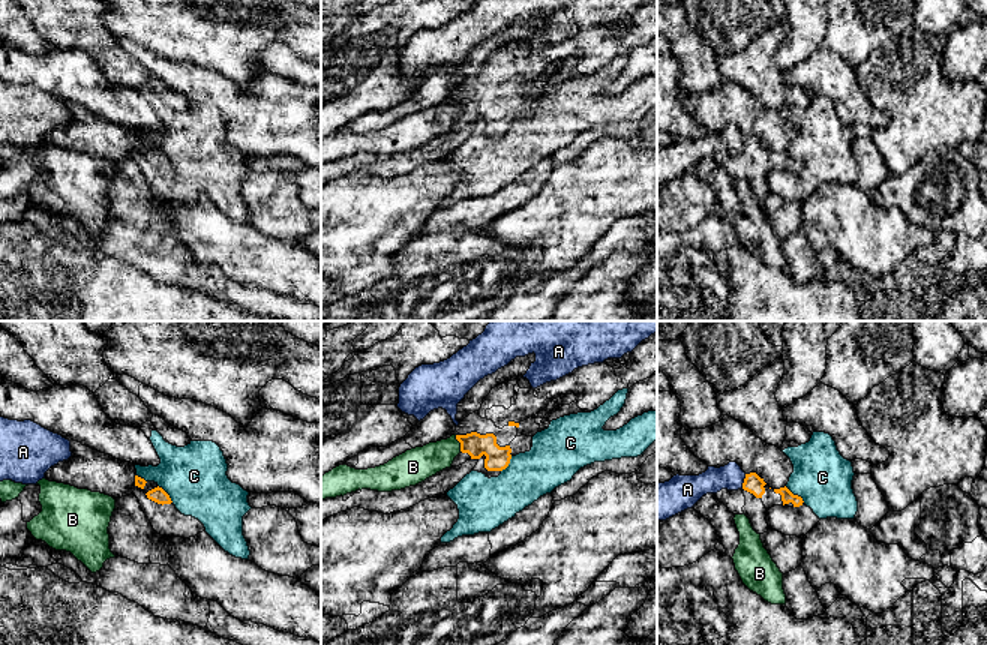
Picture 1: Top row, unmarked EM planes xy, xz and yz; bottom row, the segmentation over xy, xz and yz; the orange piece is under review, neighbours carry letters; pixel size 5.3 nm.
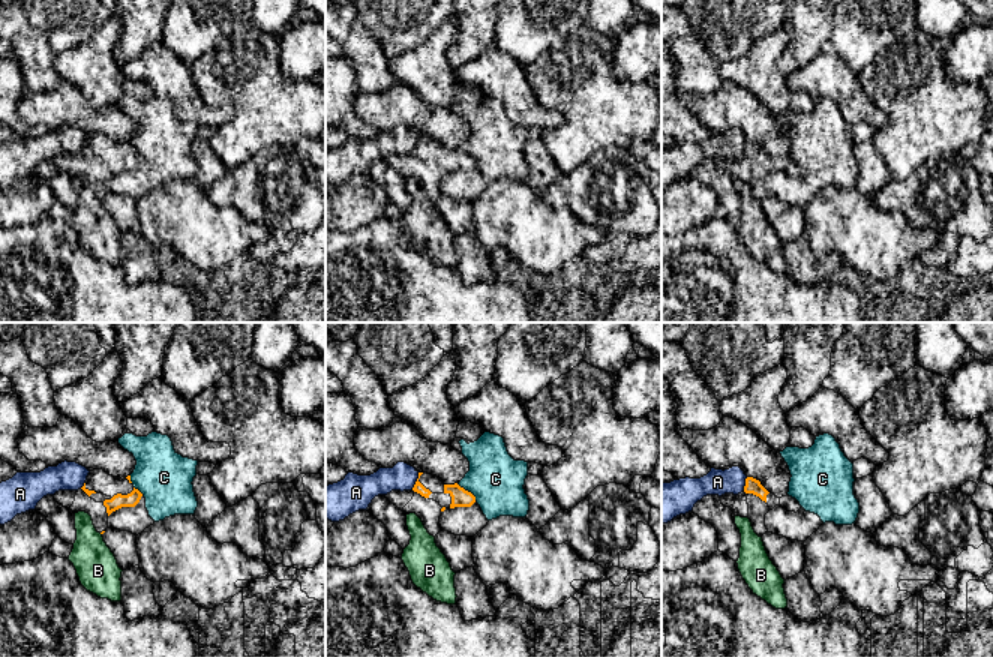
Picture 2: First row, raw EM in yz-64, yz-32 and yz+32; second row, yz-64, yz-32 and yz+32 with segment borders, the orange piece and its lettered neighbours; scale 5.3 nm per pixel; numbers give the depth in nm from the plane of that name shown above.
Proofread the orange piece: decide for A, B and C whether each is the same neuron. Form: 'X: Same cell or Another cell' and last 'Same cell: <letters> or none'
A: Another cell
B: Another cell
C: Another cell
Same cell: none

